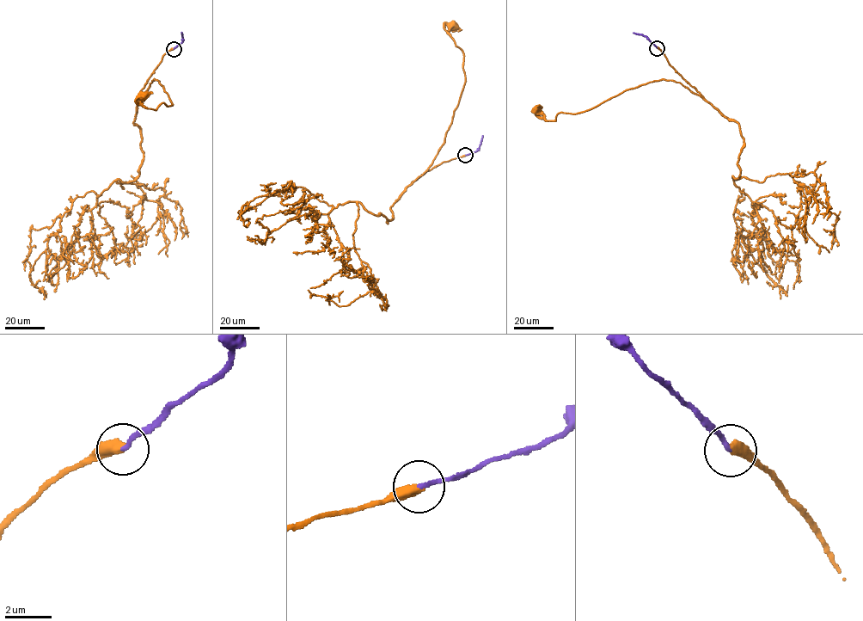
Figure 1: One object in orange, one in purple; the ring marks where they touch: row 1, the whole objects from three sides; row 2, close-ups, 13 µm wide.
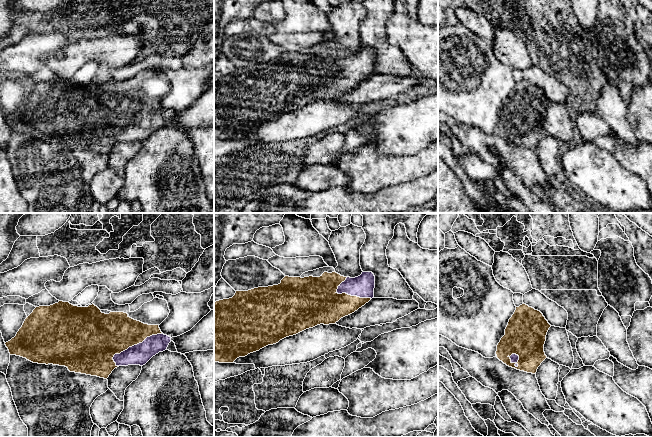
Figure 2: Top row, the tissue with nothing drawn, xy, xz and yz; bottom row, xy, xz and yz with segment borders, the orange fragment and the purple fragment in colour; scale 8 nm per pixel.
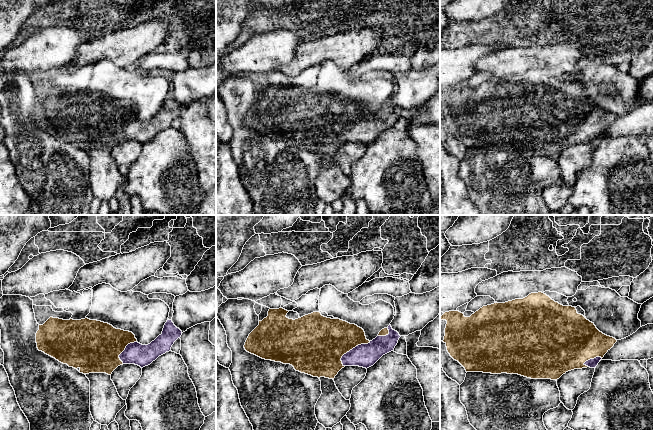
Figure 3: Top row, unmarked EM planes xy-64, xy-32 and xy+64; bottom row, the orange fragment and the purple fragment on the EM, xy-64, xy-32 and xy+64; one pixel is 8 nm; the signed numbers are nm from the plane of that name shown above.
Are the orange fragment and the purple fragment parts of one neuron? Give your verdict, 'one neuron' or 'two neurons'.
one neuron

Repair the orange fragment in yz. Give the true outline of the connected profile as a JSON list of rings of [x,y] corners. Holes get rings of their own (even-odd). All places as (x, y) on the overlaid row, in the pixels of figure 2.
[[[524,303],[516,307],[505,329],[505,335],[497,345],[497,358],[509,367],[536,374],[538,367],[547,358],[544,344],[550,327],[551,325],[540,311]]]

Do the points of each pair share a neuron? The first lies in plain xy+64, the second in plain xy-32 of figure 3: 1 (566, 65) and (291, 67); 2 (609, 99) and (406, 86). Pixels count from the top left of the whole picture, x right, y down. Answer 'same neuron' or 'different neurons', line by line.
1: same neuron
2: same neuron

